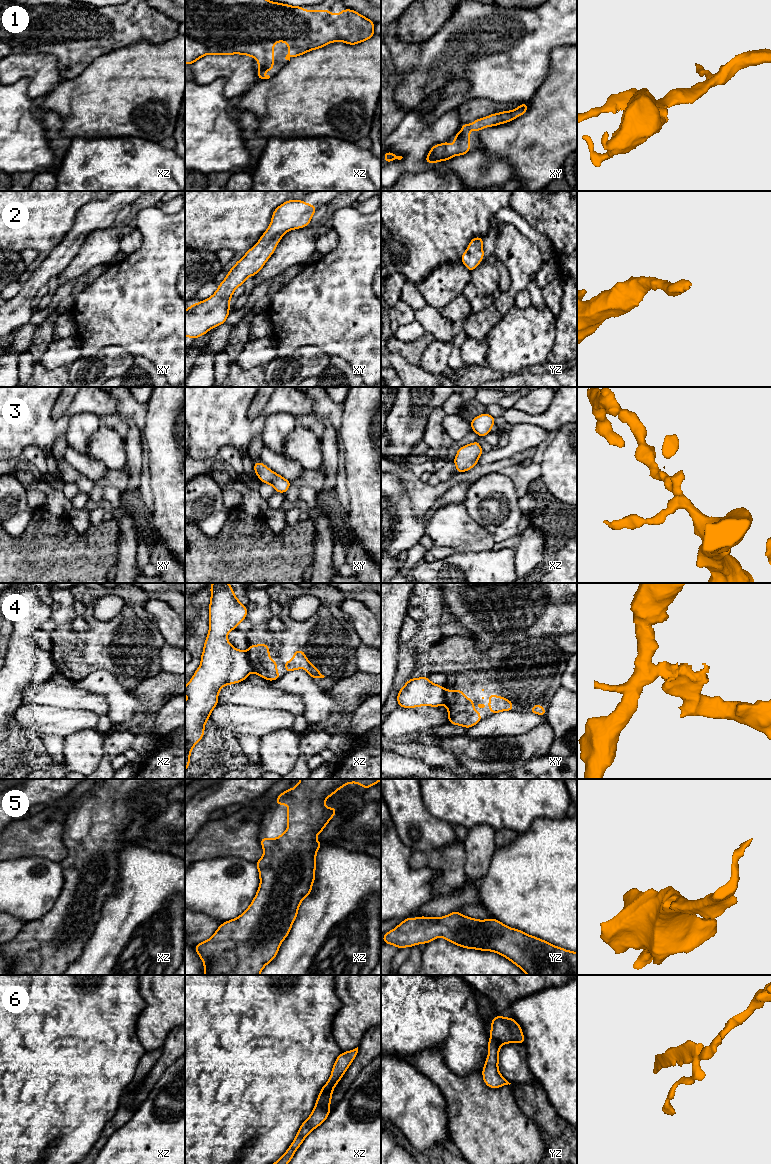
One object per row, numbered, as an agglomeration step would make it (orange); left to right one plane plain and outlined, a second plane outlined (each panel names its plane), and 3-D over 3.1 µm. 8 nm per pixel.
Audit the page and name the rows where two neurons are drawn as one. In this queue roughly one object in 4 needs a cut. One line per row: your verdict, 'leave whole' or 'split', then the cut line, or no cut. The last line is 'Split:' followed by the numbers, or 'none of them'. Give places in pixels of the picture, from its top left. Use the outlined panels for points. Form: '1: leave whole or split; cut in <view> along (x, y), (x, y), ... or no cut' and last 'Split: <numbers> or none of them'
1: leave whole; no cut
2: leave whole; no cut
3: leave whole; no cut
4: split; cut in xz along (247, 650), (252, 670)
5: leave whole; no cut
6: split; cut in xz along (333, 1087), (320, 1093)
Split: 4, 6

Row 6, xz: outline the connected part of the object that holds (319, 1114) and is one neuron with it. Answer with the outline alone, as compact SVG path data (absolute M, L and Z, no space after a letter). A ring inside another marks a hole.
M328 1089L319 1094L311 1115L300 1126L294 1141L282 1157L273 1164L288 1164L307 1135L327 1119L331 1112L330 1101L332 1099L333 1089Z

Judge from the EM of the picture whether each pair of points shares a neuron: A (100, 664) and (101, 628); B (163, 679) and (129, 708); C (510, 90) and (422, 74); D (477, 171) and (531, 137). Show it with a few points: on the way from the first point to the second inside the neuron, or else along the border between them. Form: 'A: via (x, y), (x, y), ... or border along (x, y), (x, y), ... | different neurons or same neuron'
A: via (100, 655), (101, 637) | same neuron
B: border along (129, 694), (139, 699), (148, 712), (157, 711) | different neurons
C: via (488, 69), (444, 69) | same neuron
D: border along (480, 151), (506, 160), (514, 175) | different neurons

